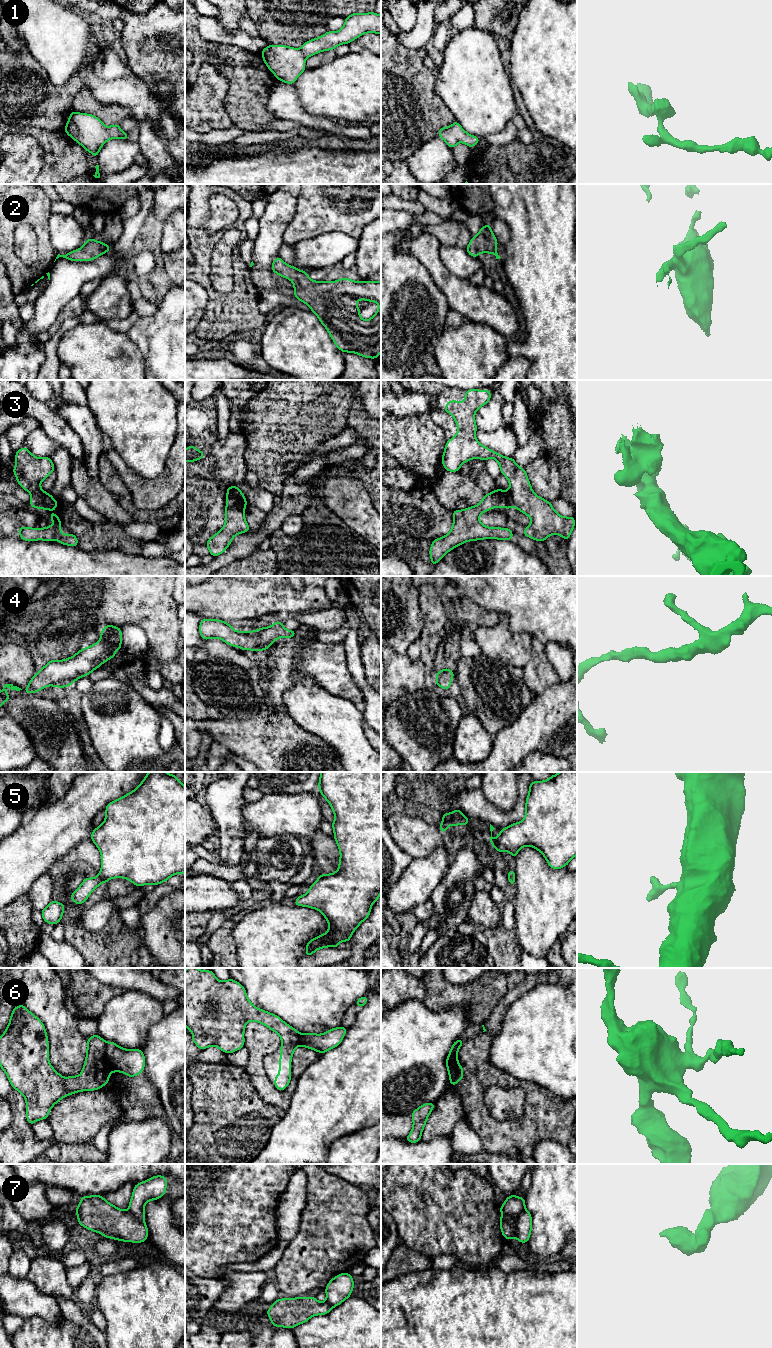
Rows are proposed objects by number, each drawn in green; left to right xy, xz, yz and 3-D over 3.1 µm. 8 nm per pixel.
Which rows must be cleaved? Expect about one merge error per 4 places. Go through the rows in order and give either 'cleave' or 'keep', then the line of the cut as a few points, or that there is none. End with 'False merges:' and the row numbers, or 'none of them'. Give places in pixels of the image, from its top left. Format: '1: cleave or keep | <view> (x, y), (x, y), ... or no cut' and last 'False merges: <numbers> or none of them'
1: keep | no cut
2: keep | no cut
3: cleave | xz (226, 505), (243, 510)
4: keep | no cut
5: keep | no cut
6: cleave | xy (105, 1042), (105, 1060), (110, 1071)
7: cleave | yz (524, 1207), (517, 1218), (515, 1231), (512, 1236)
False merges: 3, 6, 7

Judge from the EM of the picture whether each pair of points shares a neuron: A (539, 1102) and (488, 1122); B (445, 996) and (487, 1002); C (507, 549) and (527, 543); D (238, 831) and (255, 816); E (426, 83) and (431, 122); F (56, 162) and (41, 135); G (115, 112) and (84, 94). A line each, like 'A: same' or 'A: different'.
A: same
B: same
C: different
D: different
E: same
F: same
G: same

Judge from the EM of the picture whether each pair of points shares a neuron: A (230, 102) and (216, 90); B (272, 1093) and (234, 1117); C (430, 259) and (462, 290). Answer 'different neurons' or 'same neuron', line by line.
A: different neurons
B: different neurons
C: same neuron

